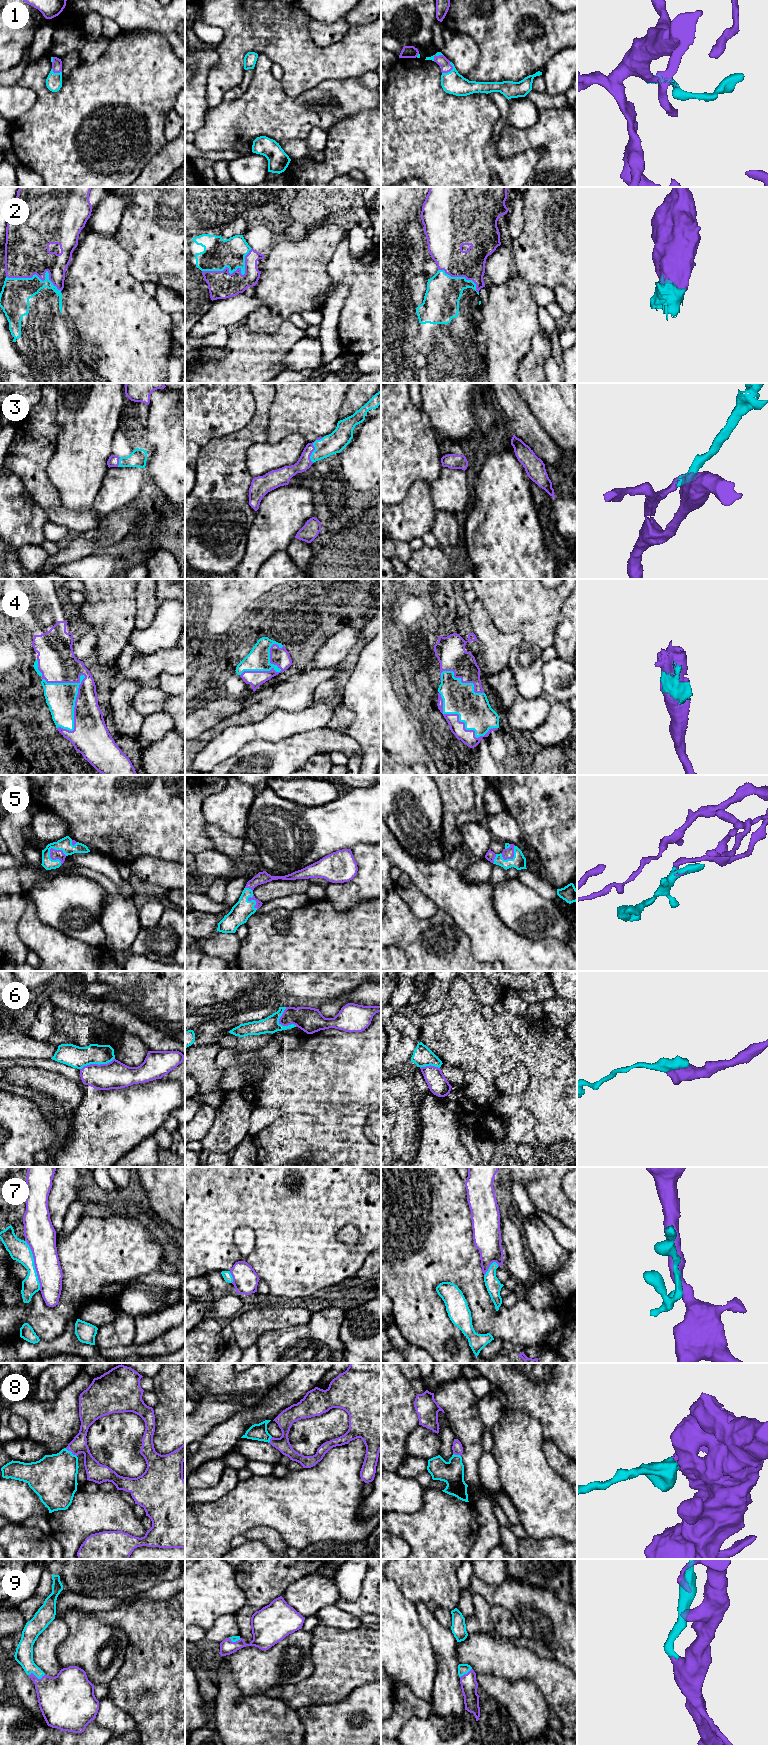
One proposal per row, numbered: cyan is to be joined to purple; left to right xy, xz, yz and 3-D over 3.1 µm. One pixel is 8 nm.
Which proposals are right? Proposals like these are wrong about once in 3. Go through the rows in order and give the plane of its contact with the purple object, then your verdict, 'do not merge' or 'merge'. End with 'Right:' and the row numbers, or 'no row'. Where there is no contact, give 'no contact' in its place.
1: meets purple in yz; merge
2: meets purple in xz; merge
3: meets purple in xz; merge
4: meets purple in xy; merge
5: meets purple in xy; merge
6: meets purple in xy; do not merge
7: meets purple in xy; do not merge
8: meets purple in xy; merge
9: meets purple in xy; merge
Right: 1, 2, 3, 4, 5, 8, 9

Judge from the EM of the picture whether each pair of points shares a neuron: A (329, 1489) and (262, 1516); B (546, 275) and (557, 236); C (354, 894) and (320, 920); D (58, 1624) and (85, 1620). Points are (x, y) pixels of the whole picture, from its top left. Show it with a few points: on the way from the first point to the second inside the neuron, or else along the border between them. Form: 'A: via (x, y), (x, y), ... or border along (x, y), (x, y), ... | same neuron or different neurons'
A: via (312, 1500), (279, 1501) | same neuron
B: via (546, 265), (546, 257), (557, 246) | same neuron
C: border along (325, 897), (339, 911), (346, 911), (358, 903) | different neurons
D: border along (63, 1618), (68, 1627), (68, 1635), (59, 1646) | different neurons

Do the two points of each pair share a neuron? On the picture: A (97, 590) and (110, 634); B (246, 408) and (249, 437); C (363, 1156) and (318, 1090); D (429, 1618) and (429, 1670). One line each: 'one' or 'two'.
A: one
B: two
C: one
D: two

